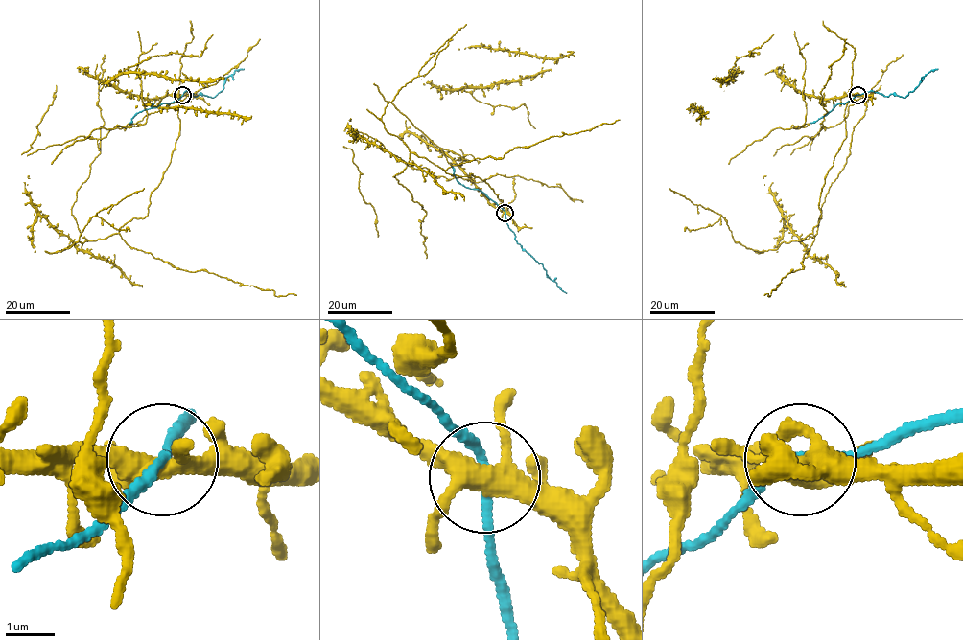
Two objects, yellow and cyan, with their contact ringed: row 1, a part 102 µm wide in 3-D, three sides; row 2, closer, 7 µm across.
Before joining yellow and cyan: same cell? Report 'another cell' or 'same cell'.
same cell

